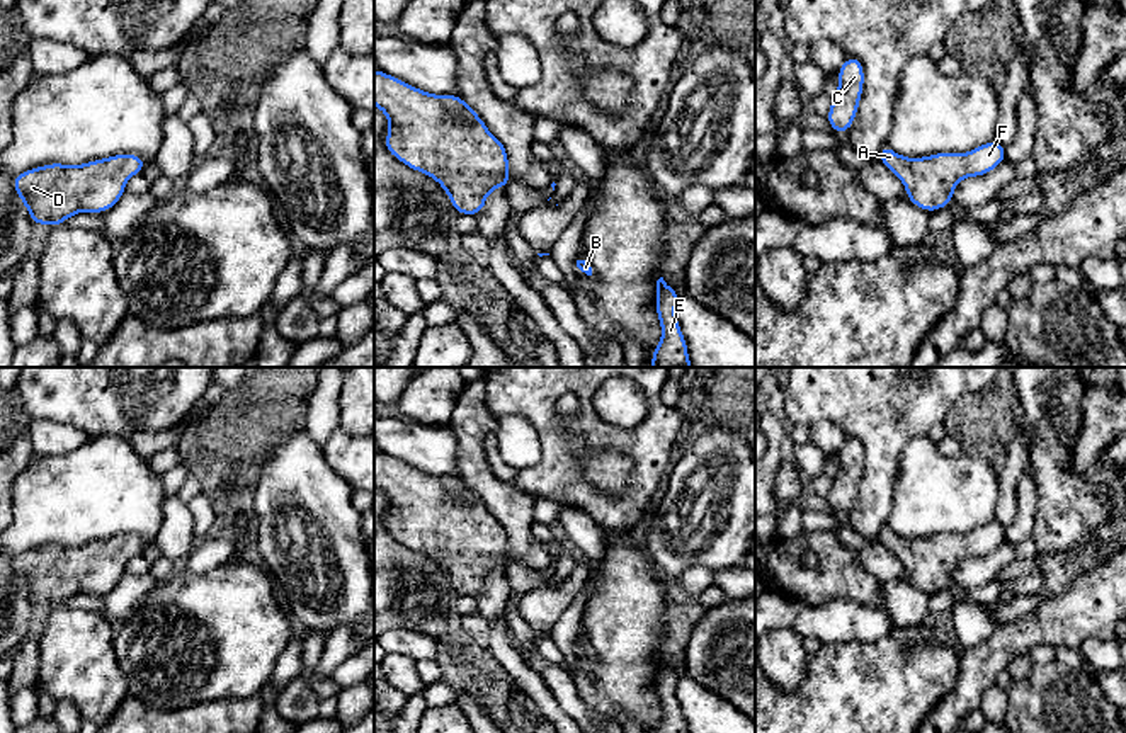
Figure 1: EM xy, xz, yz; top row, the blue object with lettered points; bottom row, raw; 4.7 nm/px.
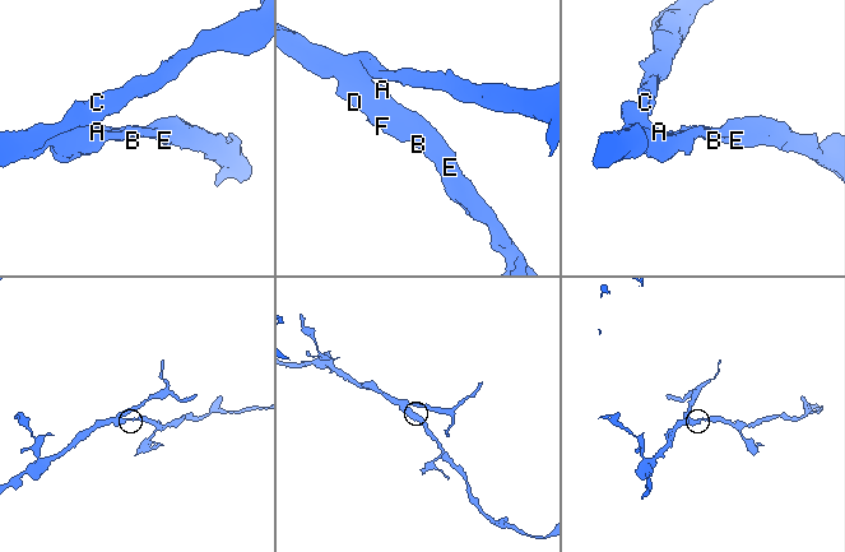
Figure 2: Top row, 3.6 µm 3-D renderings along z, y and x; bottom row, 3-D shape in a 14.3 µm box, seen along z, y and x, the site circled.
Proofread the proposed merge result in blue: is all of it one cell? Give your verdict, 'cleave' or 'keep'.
keep

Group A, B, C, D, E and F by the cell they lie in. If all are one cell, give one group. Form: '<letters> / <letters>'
A B C D E F

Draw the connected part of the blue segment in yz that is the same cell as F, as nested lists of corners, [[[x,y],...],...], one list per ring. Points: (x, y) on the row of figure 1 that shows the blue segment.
[[[992,139],[968,153],[942,151],[907,158],[884,143],[878,158],[905,184],[913,206],[934,213],[954,202],[953,190],[963,179],[985,175],[1007,160],[1007,150]]]

